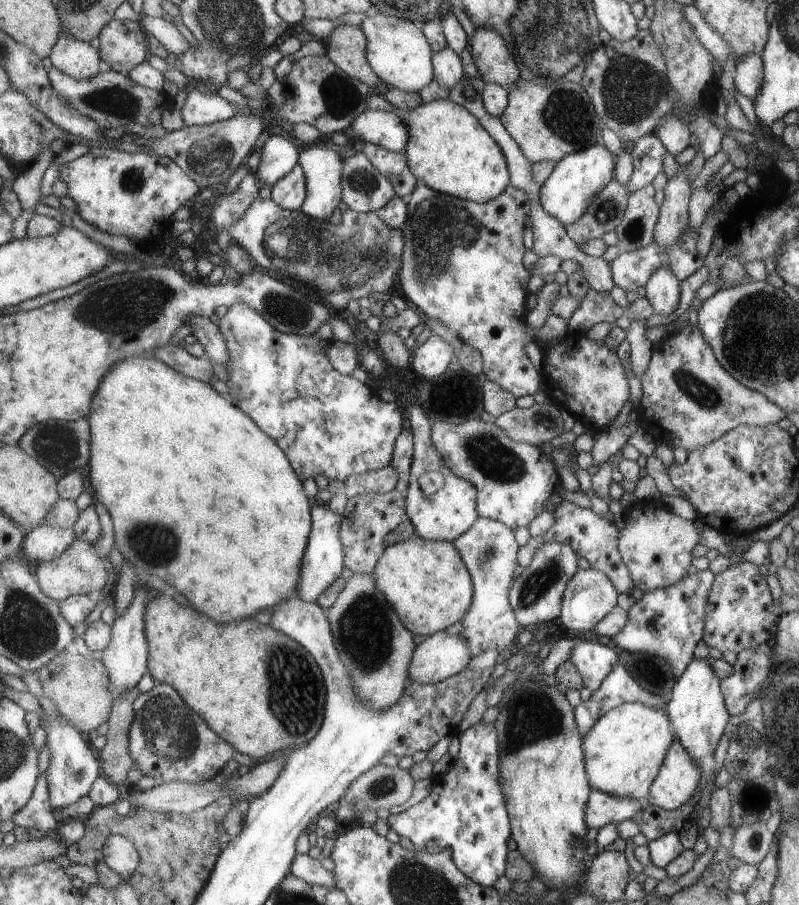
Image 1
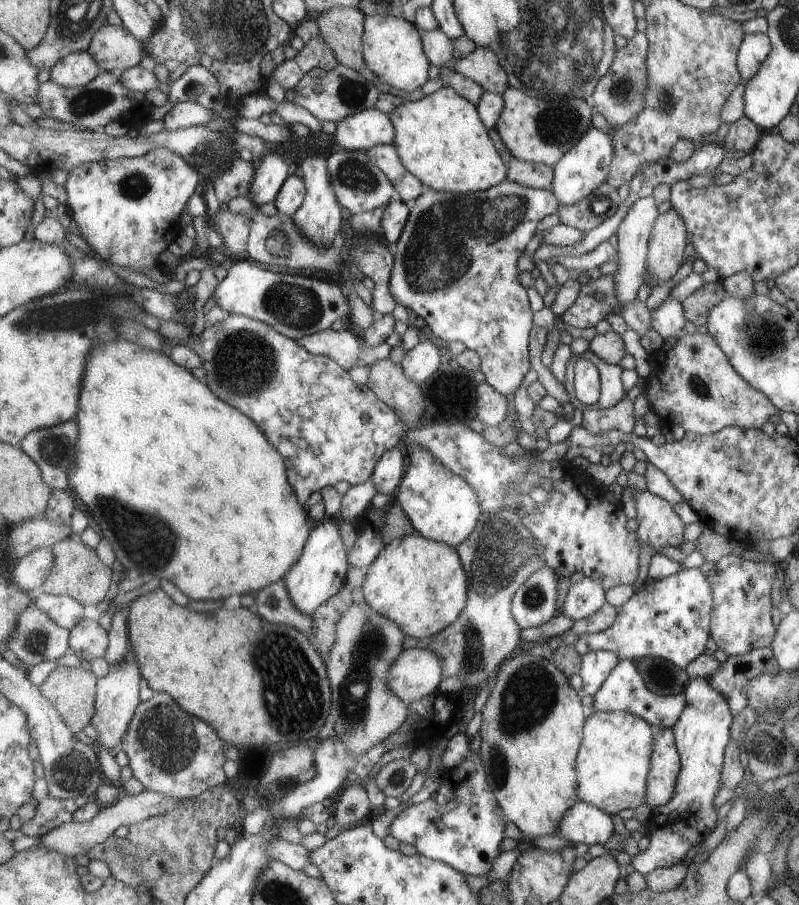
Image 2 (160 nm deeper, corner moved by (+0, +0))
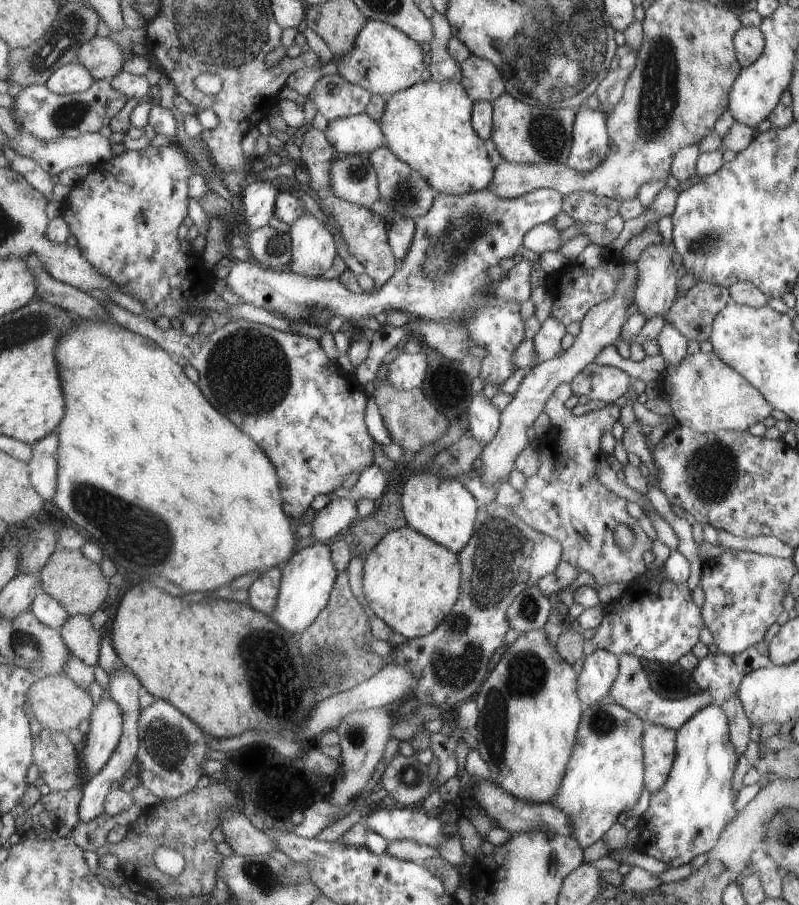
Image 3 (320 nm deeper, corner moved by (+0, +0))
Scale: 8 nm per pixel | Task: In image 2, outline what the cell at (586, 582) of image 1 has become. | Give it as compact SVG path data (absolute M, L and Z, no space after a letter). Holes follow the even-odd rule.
M584 576L569 588L562 607L563 614L573 622L585 618L605 603L604 594L598 583Z

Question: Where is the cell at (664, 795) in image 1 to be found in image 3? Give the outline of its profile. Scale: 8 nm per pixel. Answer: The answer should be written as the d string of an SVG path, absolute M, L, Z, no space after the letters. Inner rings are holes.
M660 725L647 726L643 736L643 750L644 788L649 794L655 794L664 786L668 779L668 774L672 770L676 751L676 732Z

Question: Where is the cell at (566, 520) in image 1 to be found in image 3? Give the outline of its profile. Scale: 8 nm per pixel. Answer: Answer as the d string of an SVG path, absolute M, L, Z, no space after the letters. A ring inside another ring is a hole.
M569 382L561 384L545 406L545 413L551 416L551 432L541 437L537 448L540 467L536 474L527 478L523 502L513 507L524 522L531 528L549 535L561 542L563 558L557 570L538 582L545 596L557 594L571 584L577 574L585 572L593 576L595 586L601 588L615 583L629 582L633 576L643 574L646 570L641 554L651 546L651 540L643 534L641 526L625 512L625 500L610 492L595 478L595 458L602 453L599 448L600 434L611 432L616 421L619 421L621 407L608 403L599 410L574 415L565 406L573 396ZM615 526L627 526L635 534L635 544L629 550L623 550L615 544L613 530Z

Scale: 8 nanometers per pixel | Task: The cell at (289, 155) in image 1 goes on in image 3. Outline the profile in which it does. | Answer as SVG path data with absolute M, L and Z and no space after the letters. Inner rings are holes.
M257 178L243 192L245 222L250 231L264 228L276 215L276 202L281 189L273 180L270 182Z

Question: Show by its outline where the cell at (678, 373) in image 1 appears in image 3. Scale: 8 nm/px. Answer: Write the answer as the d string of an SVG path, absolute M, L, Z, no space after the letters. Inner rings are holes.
M715 352L685 354L673 364L665 366L666 380L670 385L668 404L670 415L678 425L685 426L693 432L707 433L720 429L747 431L771 416L773 406L765 400L743 376L728 366Z

